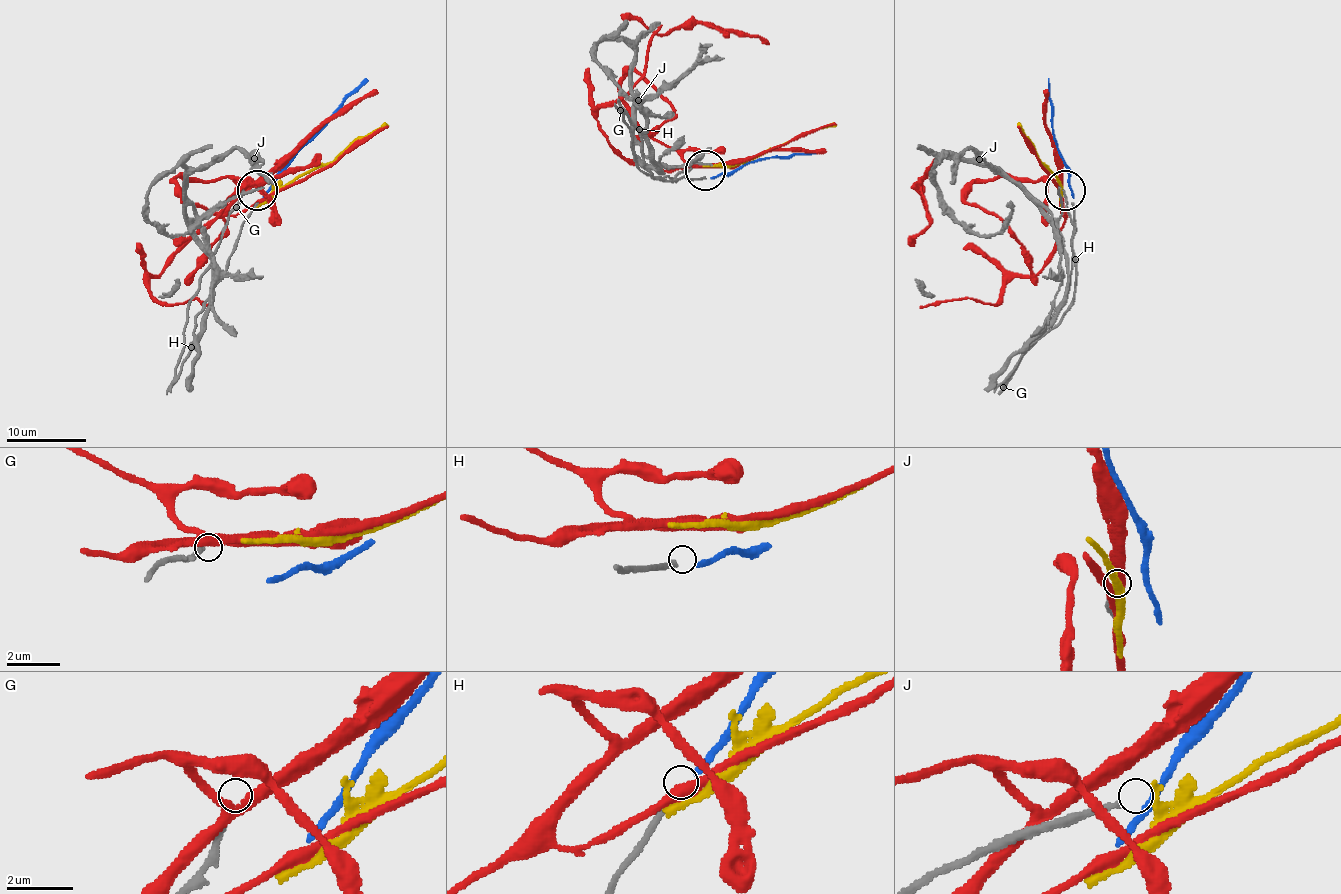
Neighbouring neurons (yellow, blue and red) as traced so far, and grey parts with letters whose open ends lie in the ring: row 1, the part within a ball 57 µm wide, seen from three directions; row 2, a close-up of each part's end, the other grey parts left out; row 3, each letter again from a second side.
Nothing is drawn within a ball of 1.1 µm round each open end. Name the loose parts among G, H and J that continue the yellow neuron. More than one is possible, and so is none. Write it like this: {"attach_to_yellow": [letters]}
{"attach_to_yellow": []}

